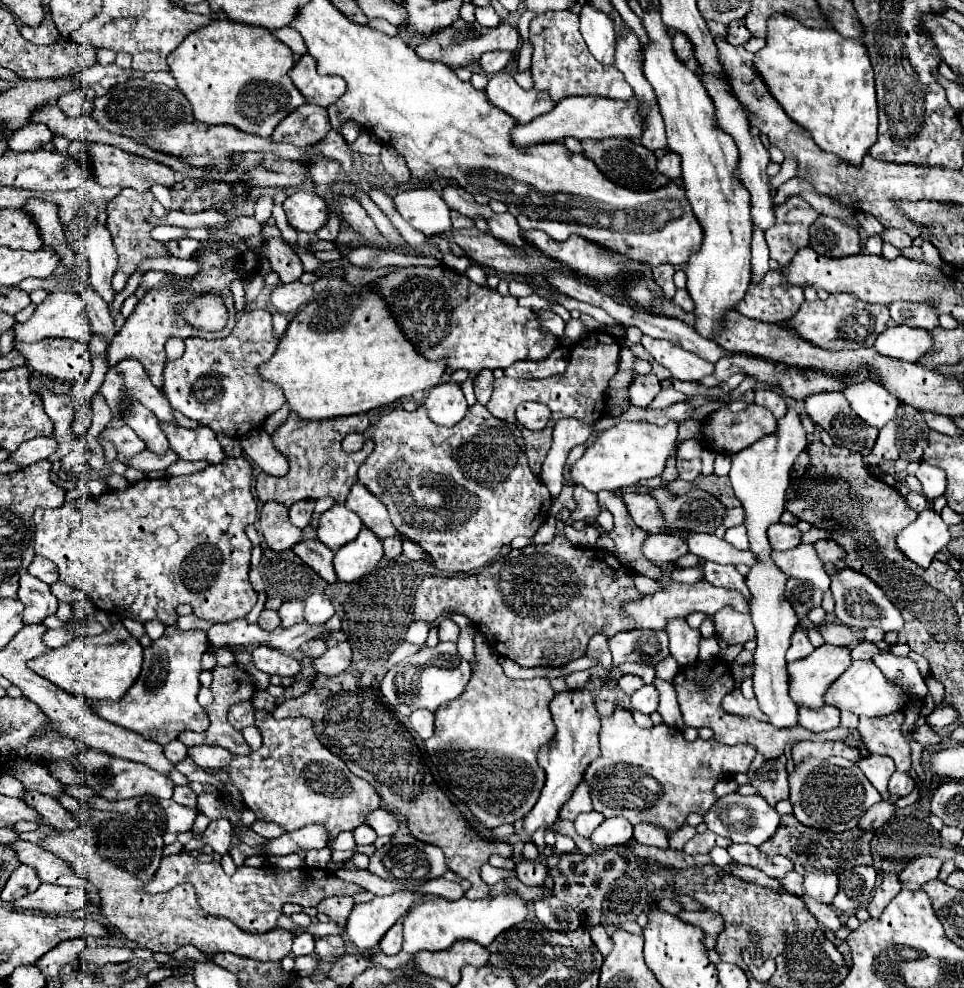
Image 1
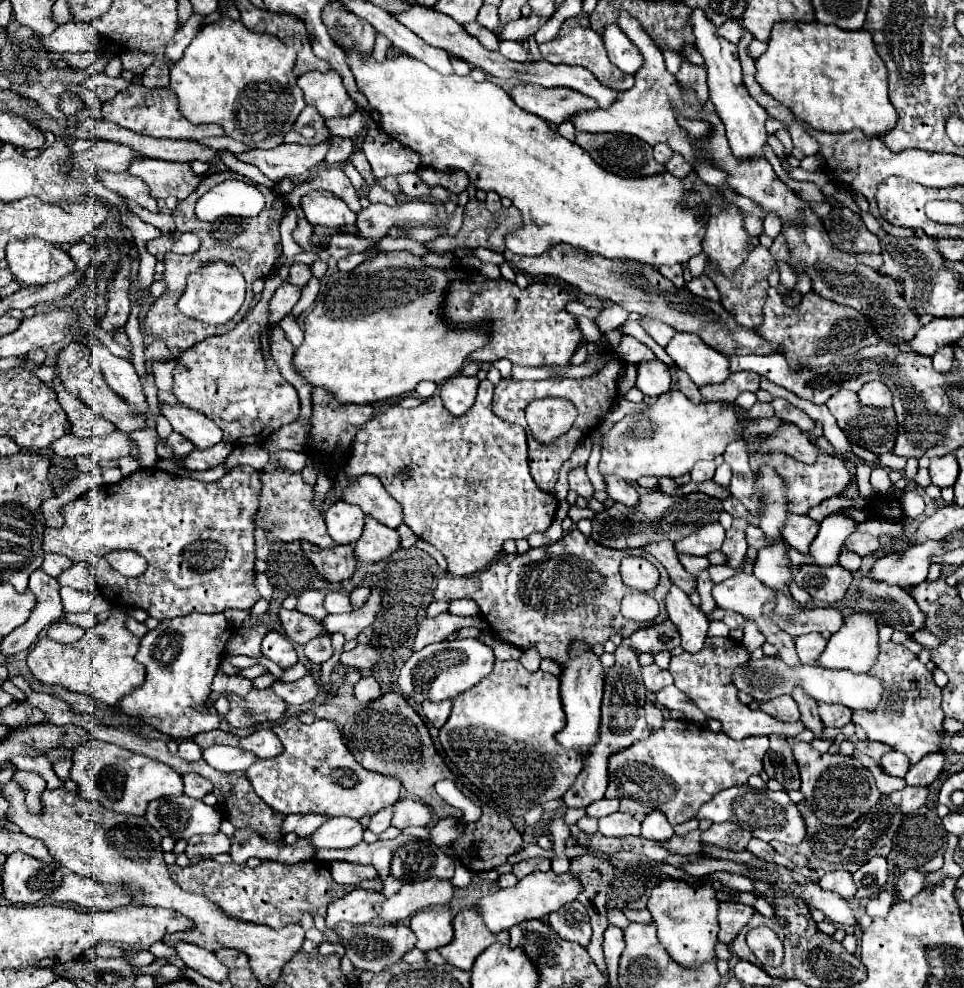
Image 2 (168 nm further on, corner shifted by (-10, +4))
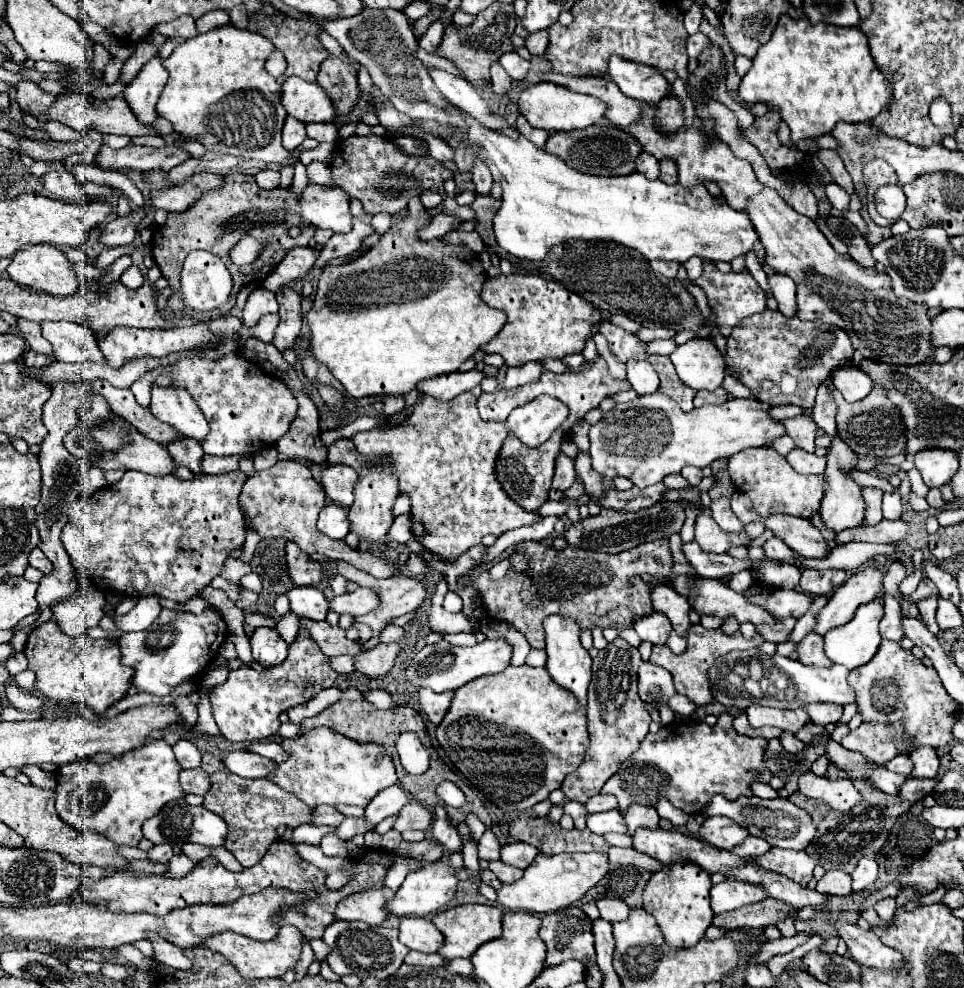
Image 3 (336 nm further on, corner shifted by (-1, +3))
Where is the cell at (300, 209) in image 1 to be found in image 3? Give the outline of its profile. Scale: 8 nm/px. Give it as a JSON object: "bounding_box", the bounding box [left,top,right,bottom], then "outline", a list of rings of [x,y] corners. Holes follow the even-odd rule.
{"bounding_box":[300,184,352,232],"outline":[[[308,184],[308,188],[302,192],[302,198],[300,198],[300,216],[316,228],[330,228],[334,232],[350,232],[352,214],[348,204],[350,204],[350,198],[346,198],[346,192],[342,192],[342,188],[326,188],[326,186]]]}

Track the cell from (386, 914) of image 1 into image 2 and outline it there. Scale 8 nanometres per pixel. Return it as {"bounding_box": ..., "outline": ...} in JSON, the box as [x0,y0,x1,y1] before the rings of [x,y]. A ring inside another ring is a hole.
{"bounding_box":[377,879,453,923],"outline":[[[425,879],[419,883],[407,883],[401,891],[389,897],[377,907],[381,923],[399,923],[411,917],[415,911],[427,907],[447,905],[453,897],[453,887],[449,879]]]}

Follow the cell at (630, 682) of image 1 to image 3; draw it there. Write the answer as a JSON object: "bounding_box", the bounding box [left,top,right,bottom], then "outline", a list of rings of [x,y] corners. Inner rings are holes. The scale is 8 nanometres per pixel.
{"bounding_box":[638,662,674,704],"outline":[[[642,662],[638,670],[638,694],[644,702],[650,704],[666,704],[666,700],[674,694],[672,674],[660,666],[650,662]]]}

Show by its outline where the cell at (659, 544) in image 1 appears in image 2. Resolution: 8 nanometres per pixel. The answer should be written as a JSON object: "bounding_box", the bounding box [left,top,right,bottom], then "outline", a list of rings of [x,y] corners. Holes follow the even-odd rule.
{"bounding_box":[675,523,725,555],"outline":[[[709,523],[707,527],[701,527],[699,531],[691,533],[687,539],[681,539],[675,543],[679,553],[689,553],[689,555],[707,555],[711,551],[721,549],[725,539],[725,529],[721,523]]]}

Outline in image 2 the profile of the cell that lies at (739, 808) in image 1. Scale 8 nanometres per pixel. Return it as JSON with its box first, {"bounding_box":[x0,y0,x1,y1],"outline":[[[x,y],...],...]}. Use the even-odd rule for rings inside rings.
{"bounding_box":[695,785,807,845],"outline":[[[739,785],[739,787],[731,787],[721,791],[719,795],[715,795],[711,801],[703,803],[703,807],[699,807],[695,819],[709,819],[713,823],[725,823],[725,821],[733,821],[737,825],[741,825],[743,829],[751,831],[753,837],[761,839],[761,841],[781,841],[781,843],[791,843],[791,845],[799,845],[805,839],[807,827],[803,823],[803,817],[797,809],[797,805],[789,799],[789,795],[785,791],[755,791],[749,785]]]}

